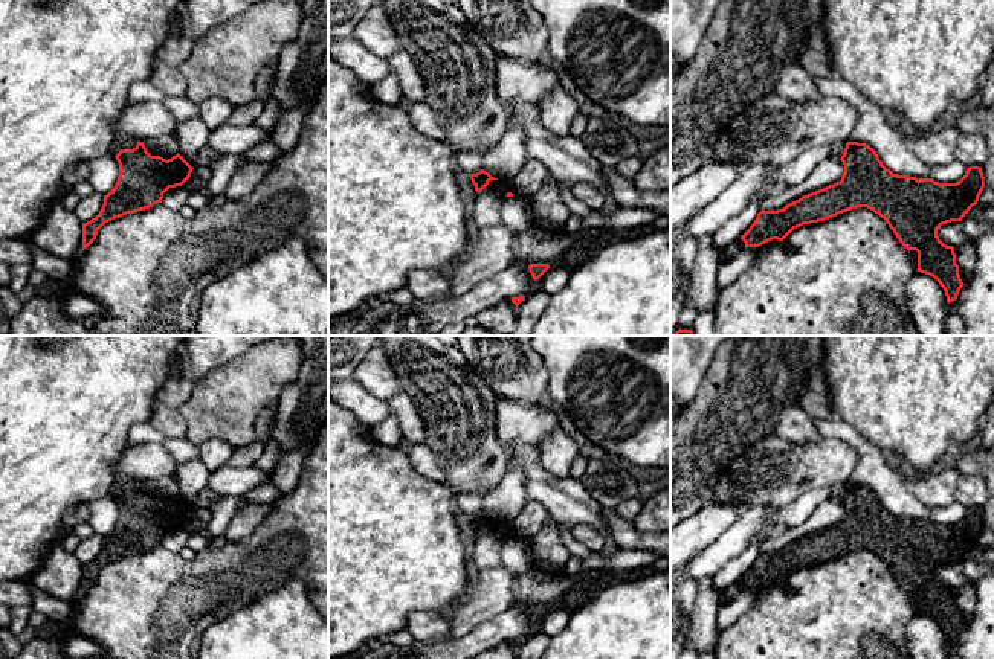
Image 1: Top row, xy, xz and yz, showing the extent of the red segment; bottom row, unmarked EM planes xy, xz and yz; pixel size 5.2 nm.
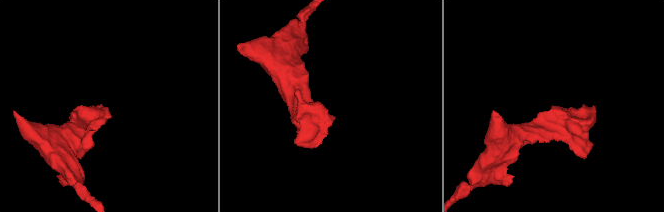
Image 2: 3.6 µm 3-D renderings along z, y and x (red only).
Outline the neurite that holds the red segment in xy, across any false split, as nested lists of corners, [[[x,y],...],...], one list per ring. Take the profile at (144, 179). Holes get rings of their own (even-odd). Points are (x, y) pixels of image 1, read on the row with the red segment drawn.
[[[137,142],[133,149],[121,149],[115,157],[119,163],[118,182],[104,195],[99,214],[82,223],[82,250],[96,239],[105,223],[162,203],[163,194],[182,186],[194,169],[179,153],[168,160],[151,156],[144,142]]]

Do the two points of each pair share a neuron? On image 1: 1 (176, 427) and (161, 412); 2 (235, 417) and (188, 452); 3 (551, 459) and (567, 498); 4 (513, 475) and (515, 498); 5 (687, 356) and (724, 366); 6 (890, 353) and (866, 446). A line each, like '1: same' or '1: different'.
1: same
2: different
3: different
4: same
5: different
6: different

